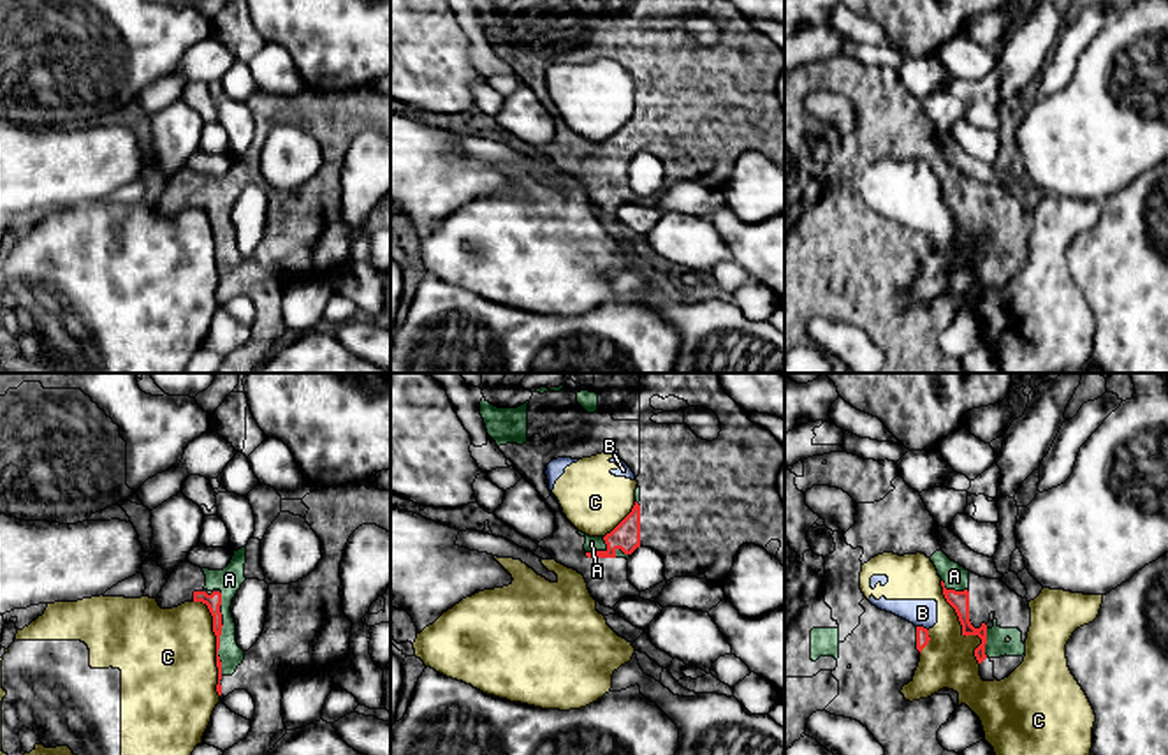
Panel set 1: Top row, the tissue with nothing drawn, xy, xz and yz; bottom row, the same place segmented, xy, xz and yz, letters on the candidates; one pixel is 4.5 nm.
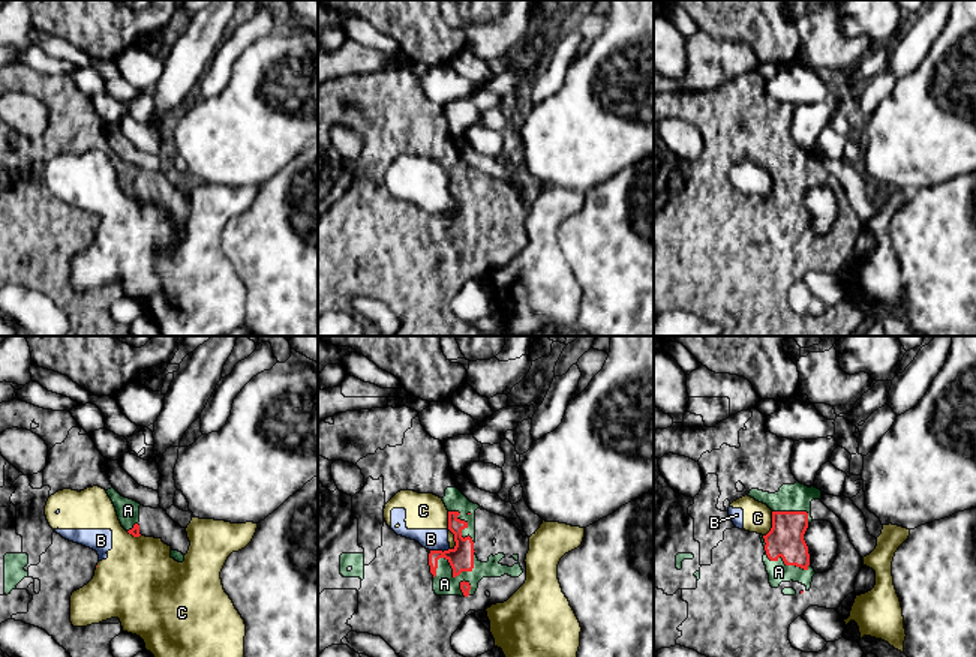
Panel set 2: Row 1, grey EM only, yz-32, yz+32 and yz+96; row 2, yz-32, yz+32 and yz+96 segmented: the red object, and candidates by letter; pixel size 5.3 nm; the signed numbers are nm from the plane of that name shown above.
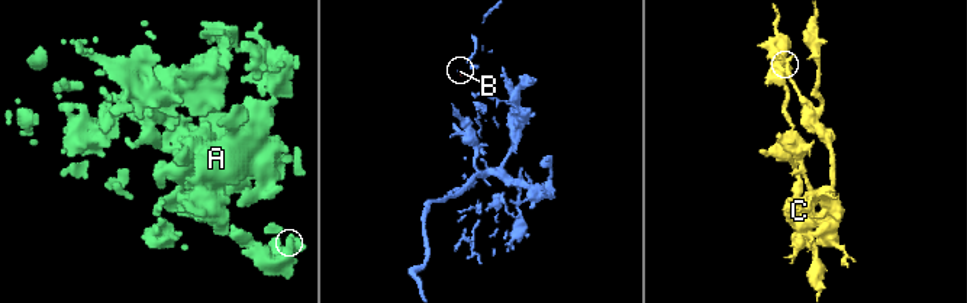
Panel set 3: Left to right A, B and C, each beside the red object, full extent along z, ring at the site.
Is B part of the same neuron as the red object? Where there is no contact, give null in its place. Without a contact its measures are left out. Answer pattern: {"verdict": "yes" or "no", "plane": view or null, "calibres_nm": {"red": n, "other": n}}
{"verdict": "no", "plane": "yz", "calibres_nm": {"red": 60, "other": 130}}

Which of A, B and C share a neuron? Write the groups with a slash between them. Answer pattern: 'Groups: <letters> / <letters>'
Groups: A / B C

